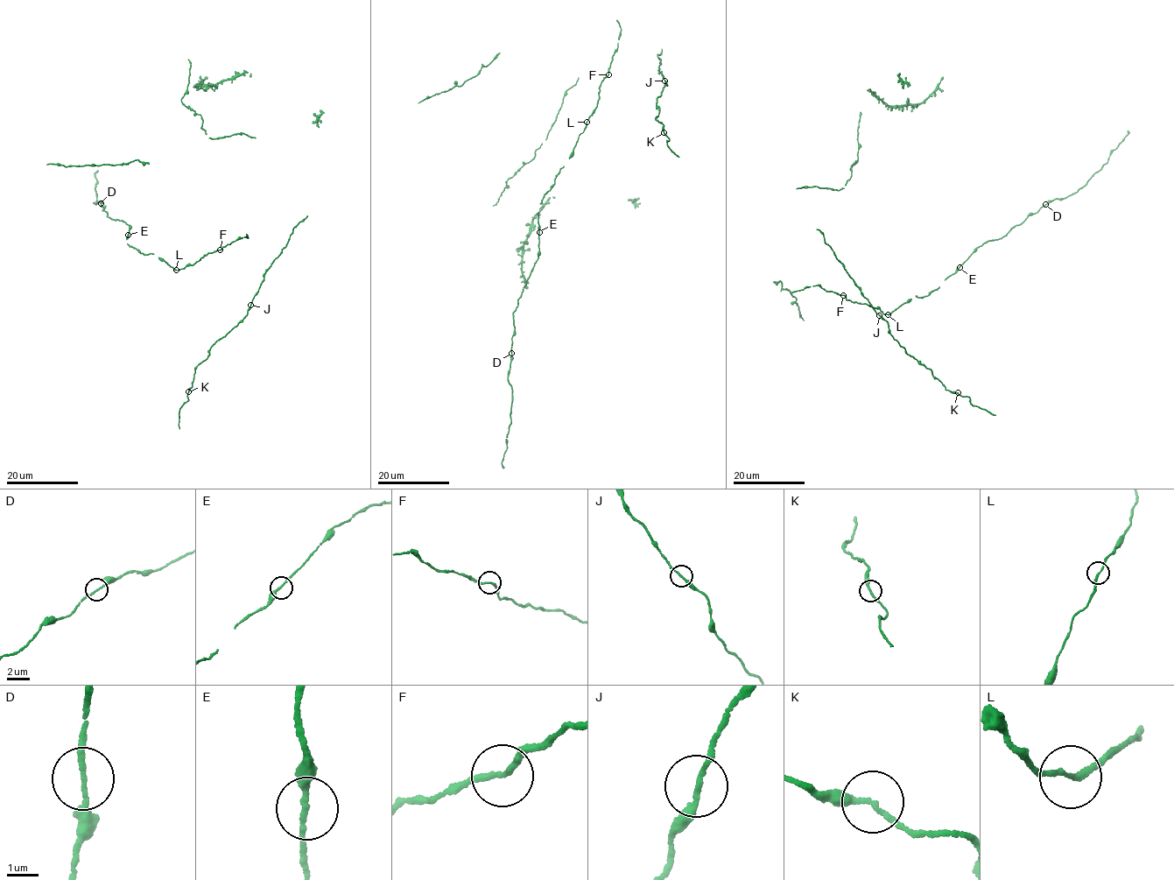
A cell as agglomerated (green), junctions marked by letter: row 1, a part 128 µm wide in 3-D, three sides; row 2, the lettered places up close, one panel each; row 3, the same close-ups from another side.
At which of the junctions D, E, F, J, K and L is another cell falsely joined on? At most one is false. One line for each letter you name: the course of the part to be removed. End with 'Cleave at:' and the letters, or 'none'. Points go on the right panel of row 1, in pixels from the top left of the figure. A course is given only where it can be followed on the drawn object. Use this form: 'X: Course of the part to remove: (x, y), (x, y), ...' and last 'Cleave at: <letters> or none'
Cleave at: none

